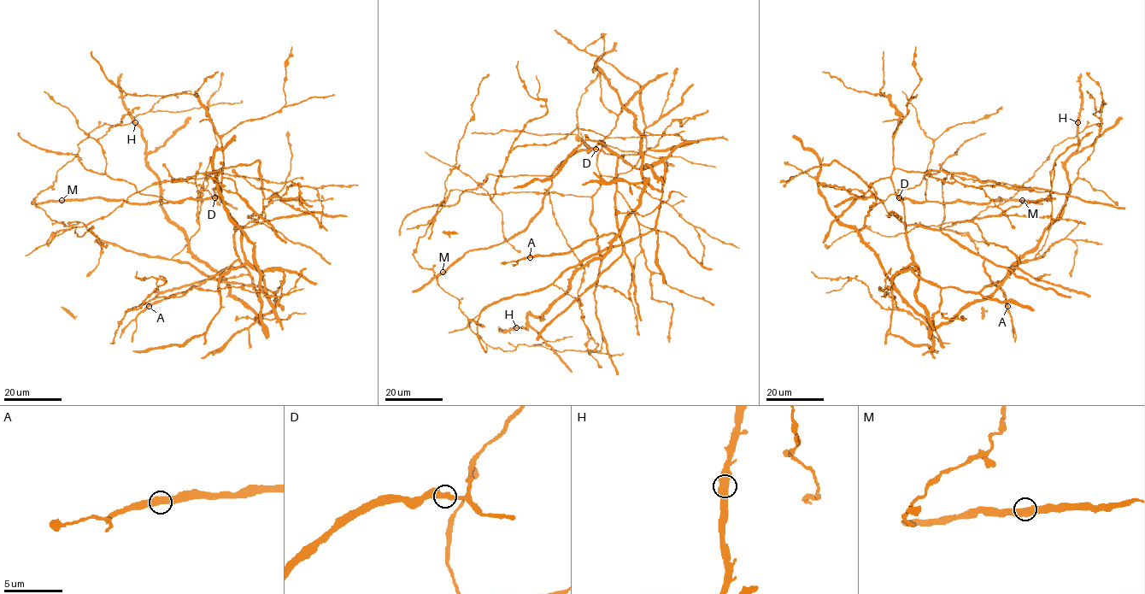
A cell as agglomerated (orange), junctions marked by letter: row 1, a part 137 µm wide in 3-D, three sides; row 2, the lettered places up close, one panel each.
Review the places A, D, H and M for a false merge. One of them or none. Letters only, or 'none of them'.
none of them

